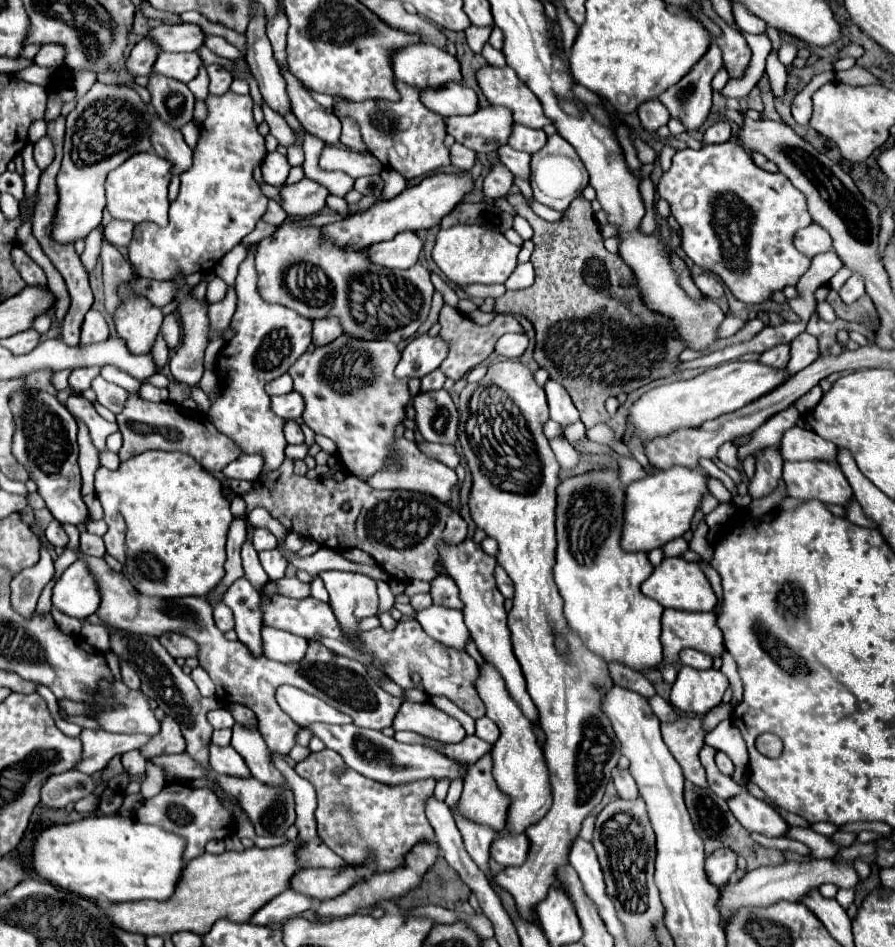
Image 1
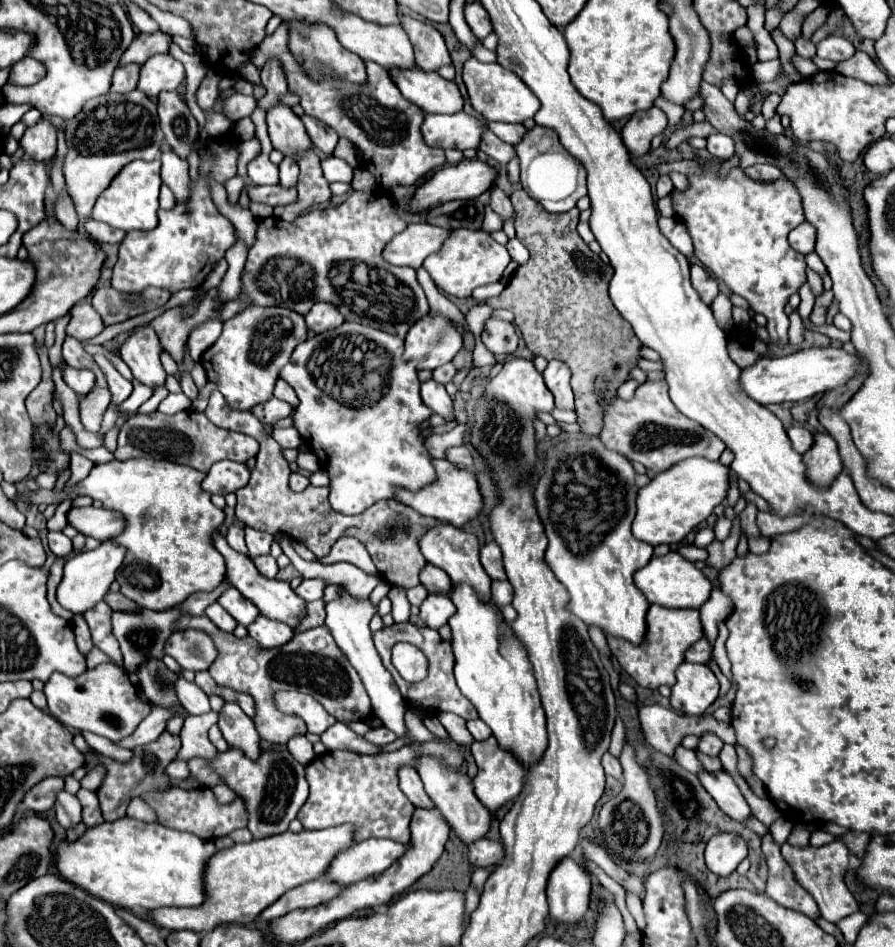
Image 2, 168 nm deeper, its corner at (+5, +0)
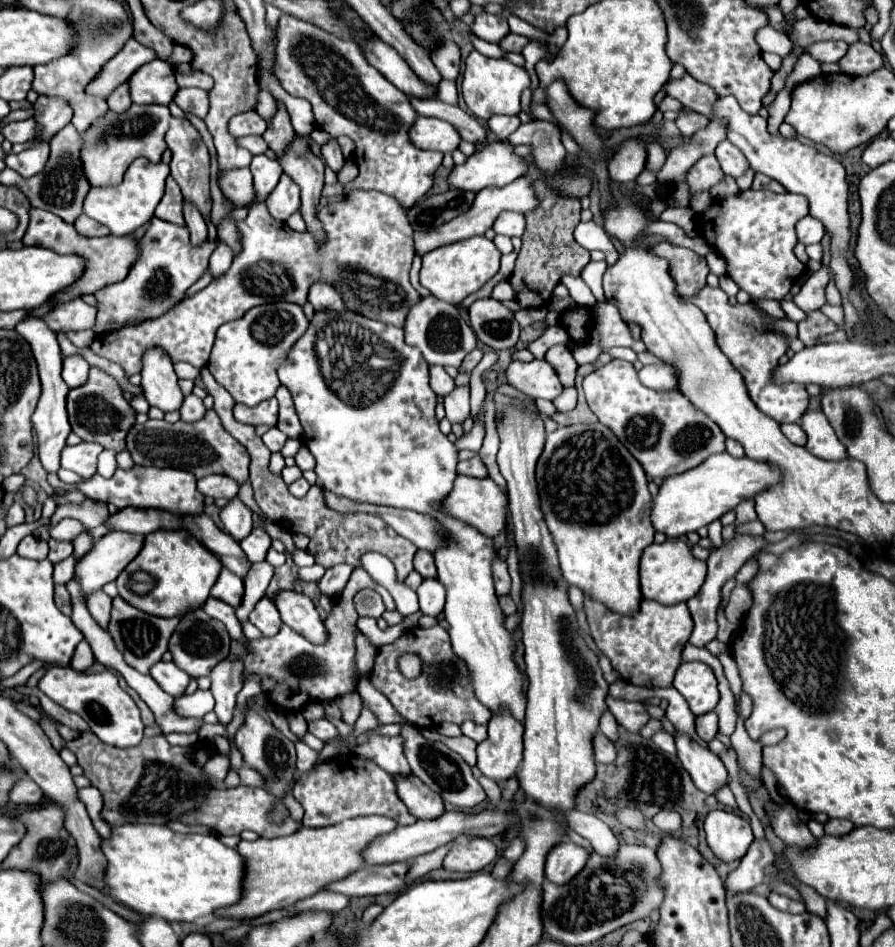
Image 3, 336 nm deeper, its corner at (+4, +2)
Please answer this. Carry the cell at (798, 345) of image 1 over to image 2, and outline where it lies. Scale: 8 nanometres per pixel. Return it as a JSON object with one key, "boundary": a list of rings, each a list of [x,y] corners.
{"boundary":[[[795,309],[794,313],[790,315],[790,345],[794,349],[800,349],[802,347],[802,343],[804,343],[804,331],[806,331],[804,329],[804,323],[800,319],[798,310]]]}

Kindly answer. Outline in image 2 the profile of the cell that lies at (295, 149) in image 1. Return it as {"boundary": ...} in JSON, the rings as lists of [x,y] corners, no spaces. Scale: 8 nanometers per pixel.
{"boundary":[[[282,159],[280,163],[280,185],[294,187],[298,179],[298,165],[294,159]]]}

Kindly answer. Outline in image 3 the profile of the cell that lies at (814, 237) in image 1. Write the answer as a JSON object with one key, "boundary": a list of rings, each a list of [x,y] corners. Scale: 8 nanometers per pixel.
{"boundary":[[[803,217],[799,223],[797,223],[797,239],[805,245],[811,245],[811,243],[821,243],[825,235],[825,227],[821,225],[821,221],[817,221],[815,217]]]}

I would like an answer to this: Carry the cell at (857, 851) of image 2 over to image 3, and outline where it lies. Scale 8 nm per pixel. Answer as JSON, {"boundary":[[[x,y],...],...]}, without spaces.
{"boundary":[[[829,819],[825,823],[825,833],[829,833],[829,835],[845,835],[851,829],[853,829],[853,823],[845,821],[845,819]]]}

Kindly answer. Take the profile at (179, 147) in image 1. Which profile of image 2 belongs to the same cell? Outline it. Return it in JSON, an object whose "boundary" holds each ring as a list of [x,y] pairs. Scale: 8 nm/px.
{"boundary":[[[170,149],[162,151],[160,161],[162,161],[162,183],[166,183],[174,191],[176,201],[182,203],[188,197],[188,181],[190,181],[188,161],[180,159]]]}

